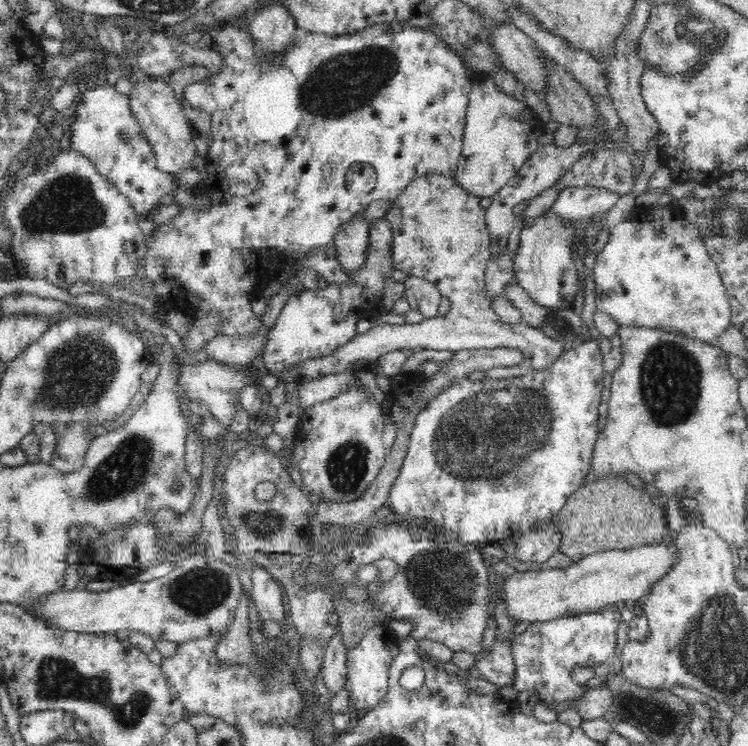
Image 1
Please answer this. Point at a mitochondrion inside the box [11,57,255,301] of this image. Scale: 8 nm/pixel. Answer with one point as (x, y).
(68, 204)

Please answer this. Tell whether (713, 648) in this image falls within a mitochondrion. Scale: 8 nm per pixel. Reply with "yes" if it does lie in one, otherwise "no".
yes

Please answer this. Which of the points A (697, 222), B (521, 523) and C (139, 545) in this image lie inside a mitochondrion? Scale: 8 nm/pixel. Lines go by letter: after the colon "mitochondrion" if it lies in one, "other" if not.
A: other
B: other
C: other

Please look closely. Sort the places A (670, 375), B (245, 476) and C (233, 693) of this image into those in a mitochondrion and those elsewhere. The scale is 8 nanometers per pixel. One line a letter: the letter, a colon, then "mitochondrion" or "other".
A: mitochondrion
B: other
C: other

